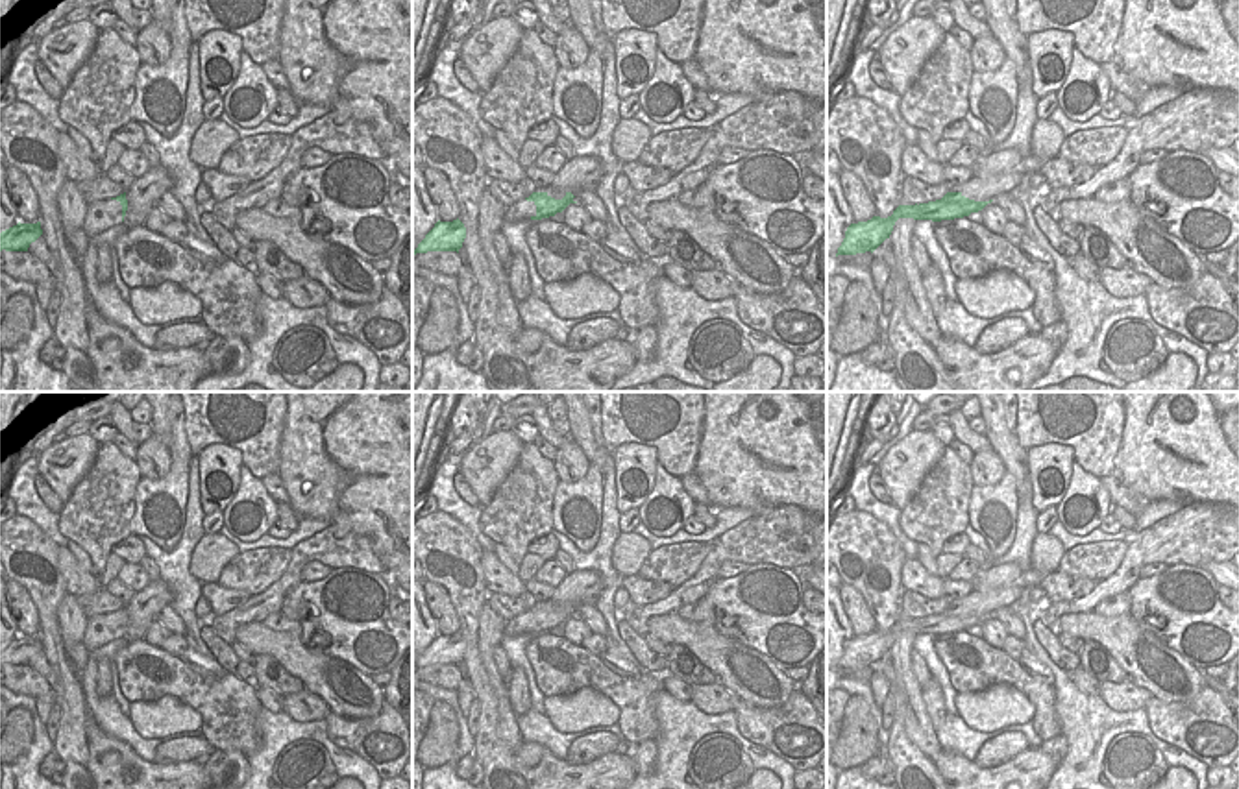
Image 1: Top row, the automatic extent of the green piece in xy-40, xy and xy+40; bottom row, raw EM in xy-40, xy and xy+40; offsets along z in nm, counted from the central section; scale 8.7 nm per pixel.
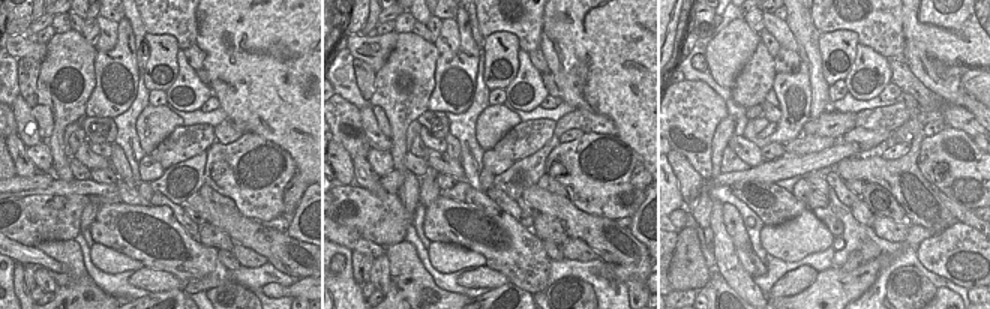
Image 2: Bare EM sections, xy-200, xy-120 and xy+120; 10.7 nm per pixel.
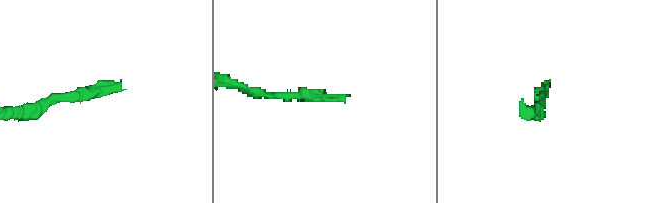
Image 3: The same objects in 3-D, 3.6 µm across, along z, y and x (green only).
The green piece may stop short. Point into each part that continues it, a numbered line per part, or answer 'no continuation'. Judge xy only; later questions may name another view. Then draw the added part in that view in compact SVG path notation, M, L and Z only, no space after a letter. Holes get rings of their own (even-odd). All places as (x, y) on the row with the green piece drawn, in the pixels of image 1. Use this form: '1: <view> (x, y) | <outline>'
no continuation

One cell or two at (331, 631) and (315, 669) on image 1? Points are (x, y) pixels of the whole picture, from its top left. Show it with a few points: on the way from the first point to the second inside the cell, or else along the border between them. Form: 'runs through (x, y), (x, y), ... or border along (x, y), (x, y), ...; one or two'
border along (298, 636), (307, 647), (339, 656), (361, 673); two

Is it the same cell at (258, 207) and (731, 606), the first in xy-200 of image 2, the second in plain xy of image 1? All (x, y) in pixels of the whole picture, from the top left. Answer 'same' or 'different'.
same

